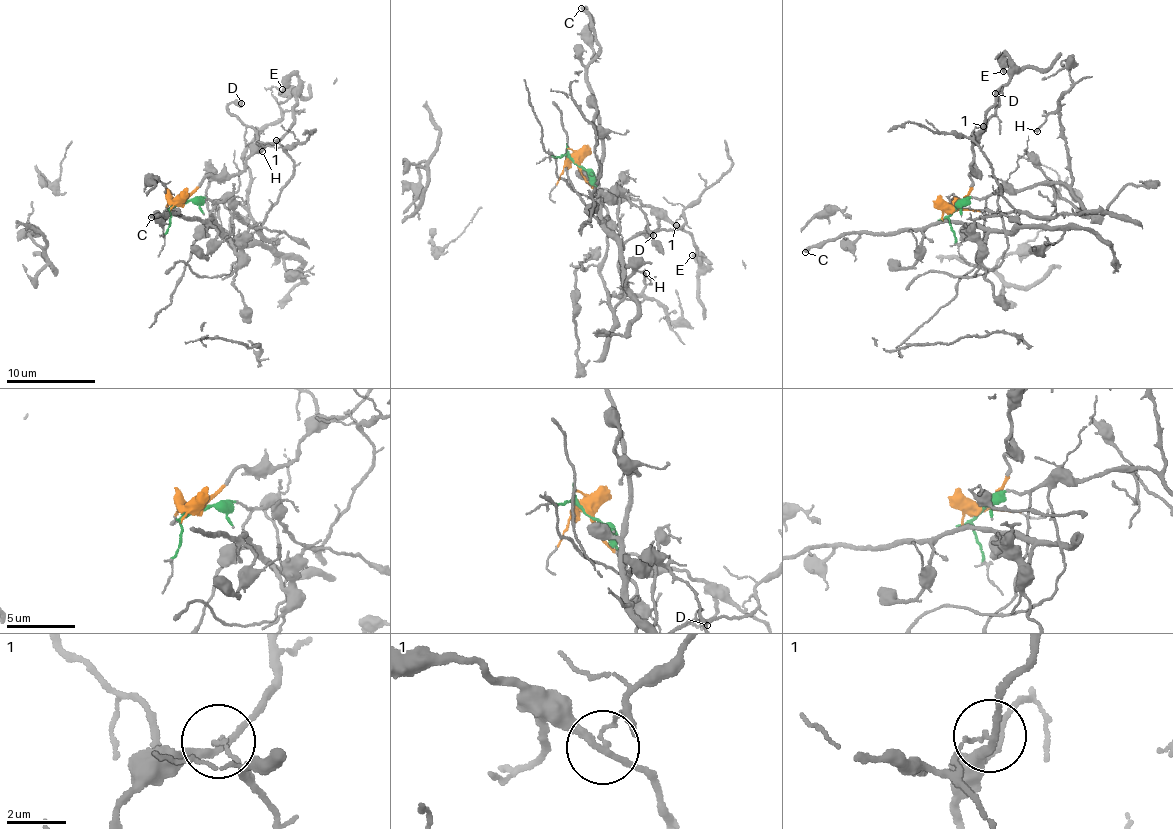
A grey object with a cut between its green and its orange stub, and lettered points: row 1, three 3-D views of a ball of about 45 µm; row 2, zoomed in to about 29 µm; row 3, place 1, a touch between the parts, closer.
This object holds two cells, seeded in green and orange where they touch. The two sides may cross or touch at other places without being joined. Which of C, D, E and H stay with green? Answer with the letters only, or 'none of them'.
C, H

